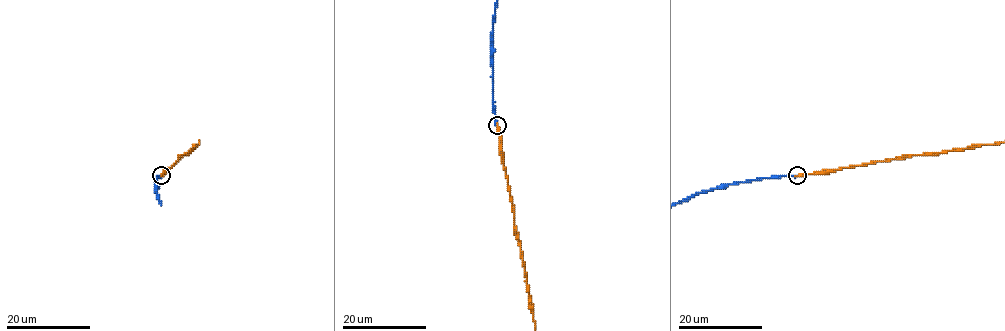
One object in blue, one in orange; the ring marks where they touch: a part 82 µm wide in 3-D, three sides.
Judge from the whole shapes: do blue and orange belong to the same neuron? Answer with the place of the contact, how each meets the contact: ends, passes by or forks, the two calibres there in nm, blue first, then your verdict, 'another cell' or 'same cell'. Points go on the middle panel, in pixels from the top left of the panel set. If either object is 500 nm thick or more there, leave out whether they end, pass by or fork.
place (497, 125); blue ends; orange ends; calibres 240 and 320 nm; another cell

